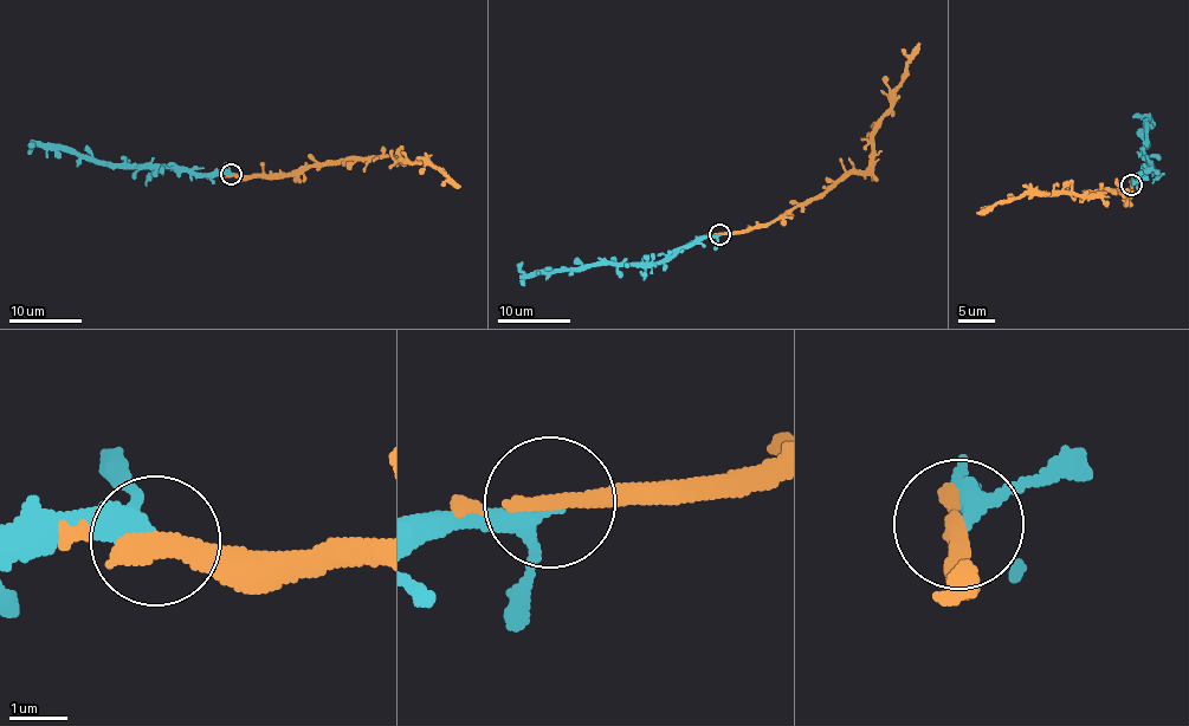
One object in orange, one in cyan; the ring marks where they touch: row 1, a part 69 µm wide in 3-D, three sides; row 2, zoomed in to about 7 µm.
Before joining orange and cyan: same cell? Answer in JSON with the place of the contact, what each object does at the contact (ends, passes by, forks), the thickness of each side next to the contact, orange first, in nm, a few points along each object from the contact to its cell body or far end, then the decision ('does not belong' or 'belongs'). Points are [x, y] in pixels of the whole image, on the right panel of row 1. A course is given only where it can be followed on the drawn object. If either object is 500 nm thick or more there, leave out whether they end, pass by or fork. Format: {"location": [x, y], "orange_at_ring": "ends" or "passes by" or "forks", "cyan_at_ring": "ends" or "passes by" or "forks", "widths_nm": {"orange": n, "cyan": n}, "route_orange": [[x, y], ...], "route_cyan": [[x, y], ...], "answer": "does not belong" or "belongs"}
{"location": [1131, 185], "orange_at_ring": "passes by", "cyan_at_ring": "passes by", "widths_nm": {"orange": 300, "cyan": 280}, "route_orange": [[1132, 185], [1131, 196], [1118, 190], [1046, 196], [1022, 194], [976, 213]], "route_cyan": [[1132, 185], [1150, 168], [1143, 153], [1147, 122], [1133, 115]], "answer": "belongs"}

